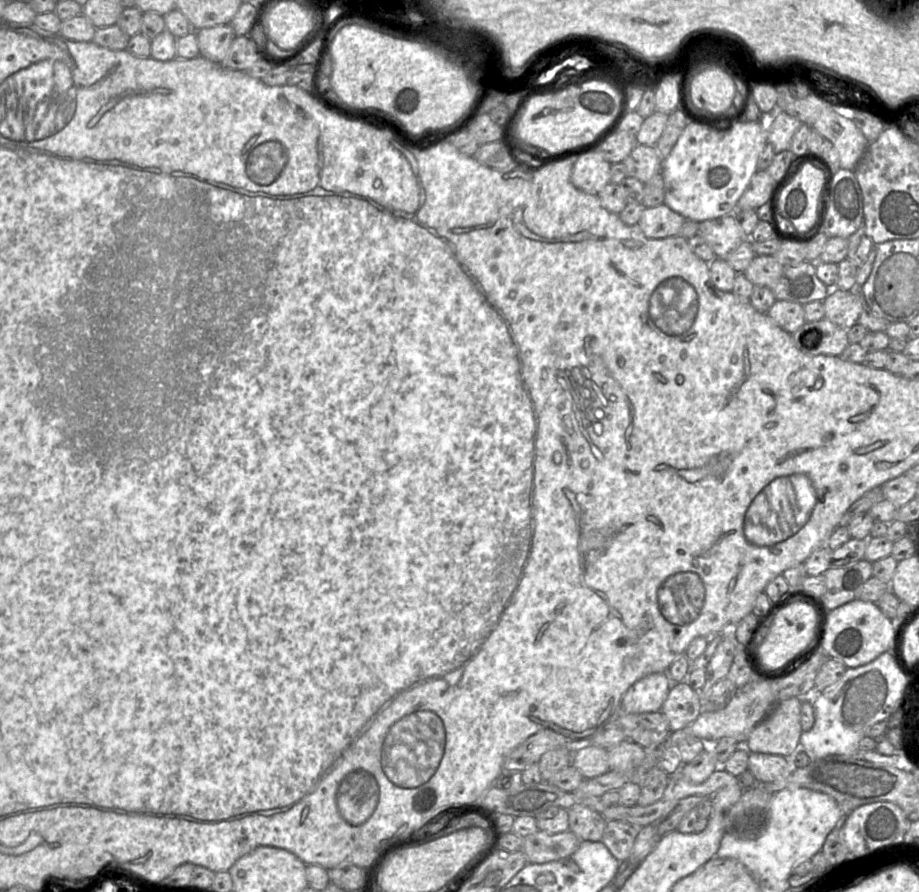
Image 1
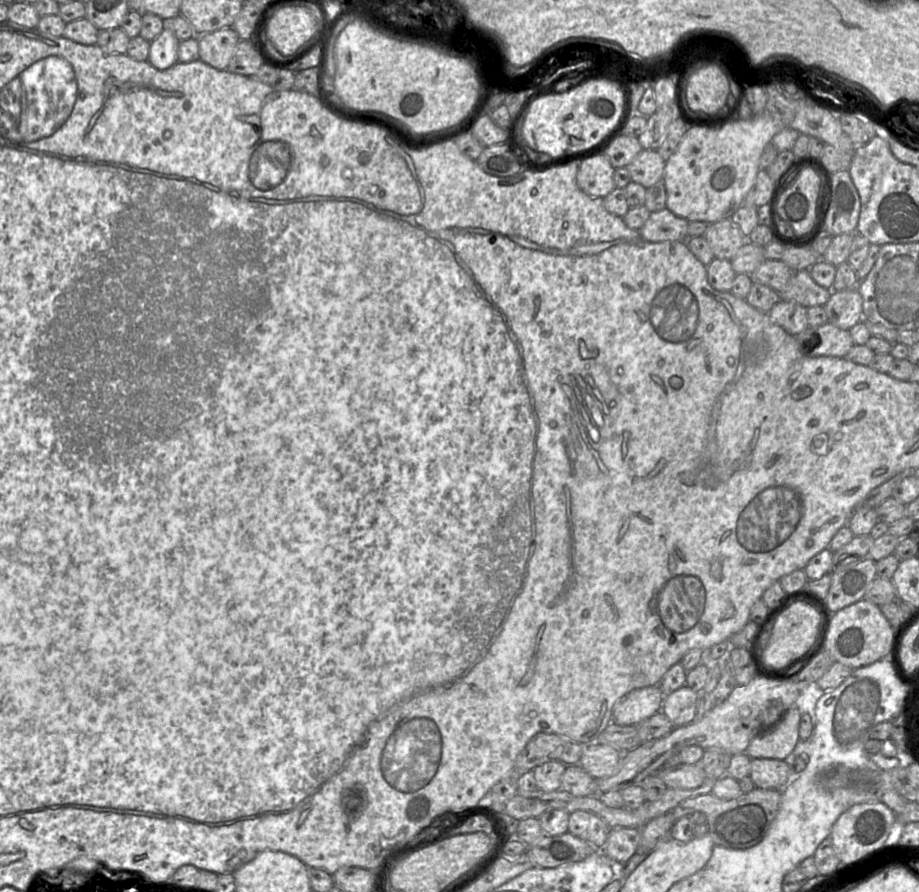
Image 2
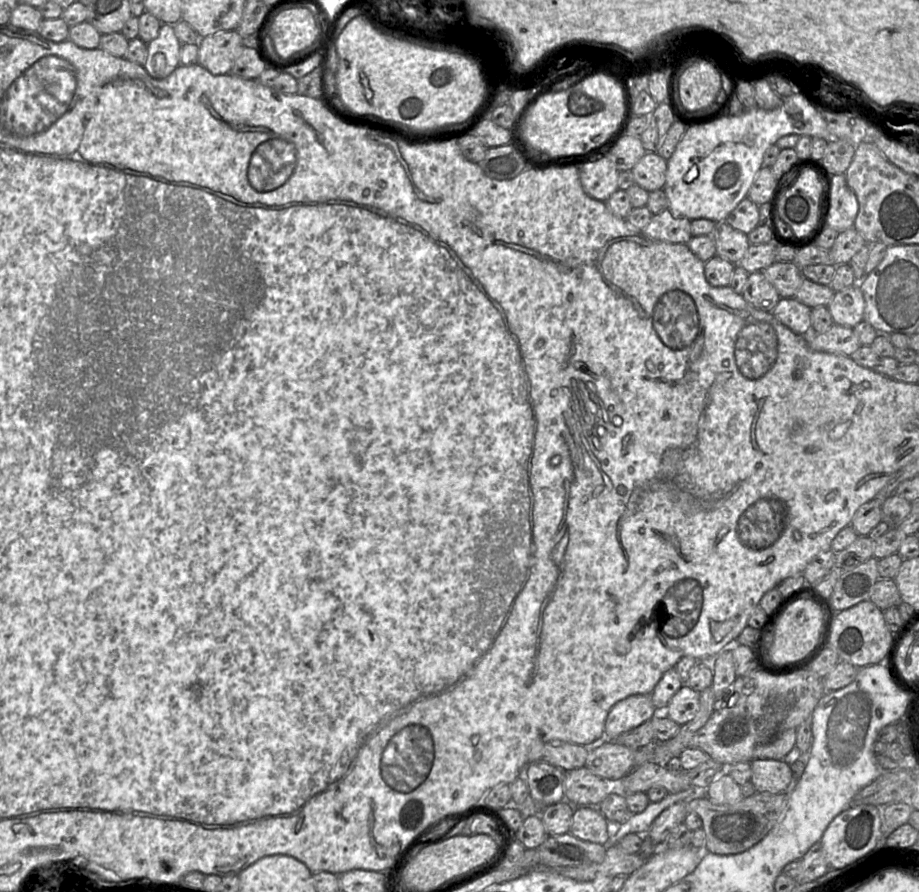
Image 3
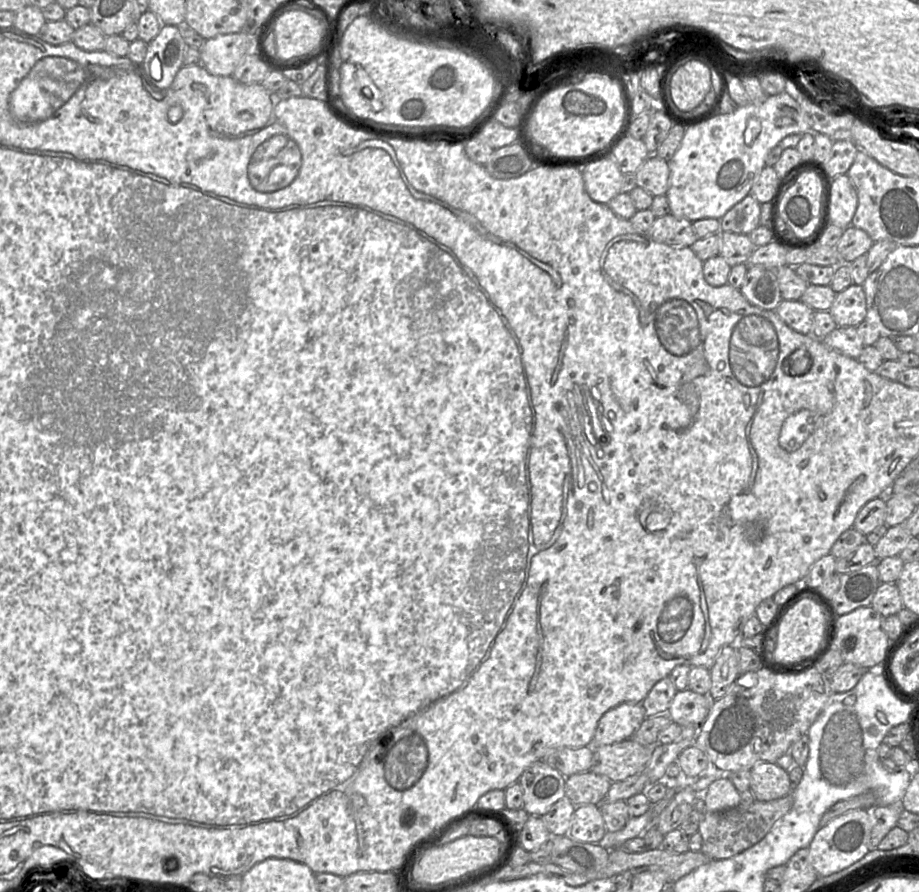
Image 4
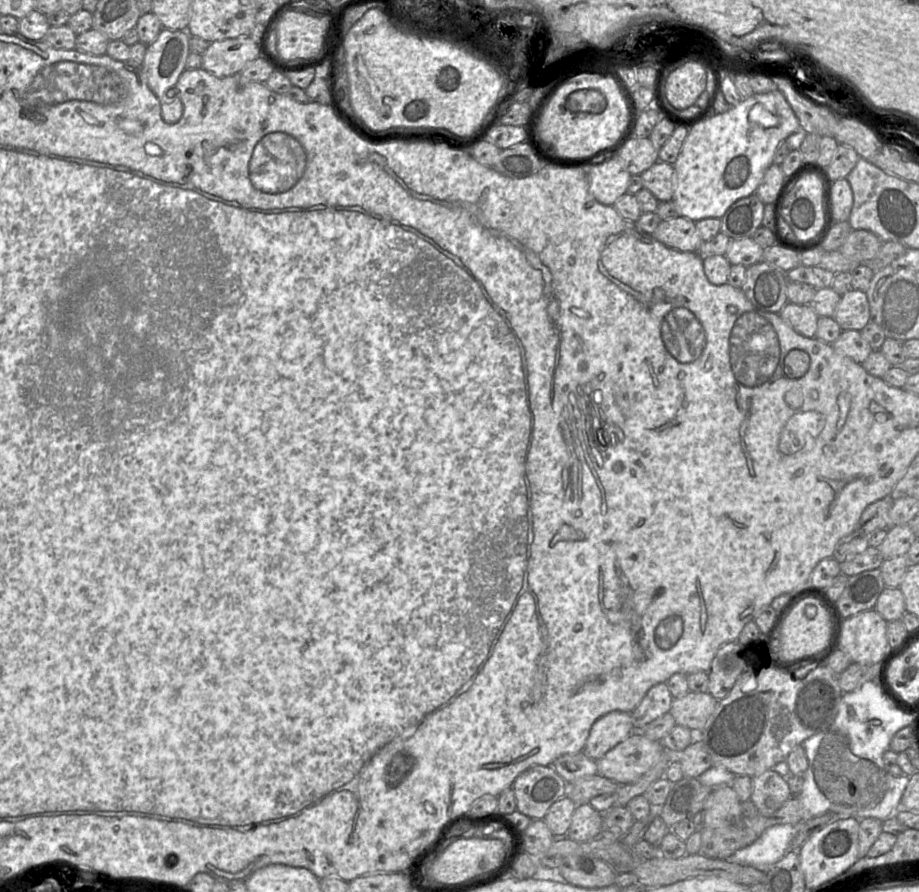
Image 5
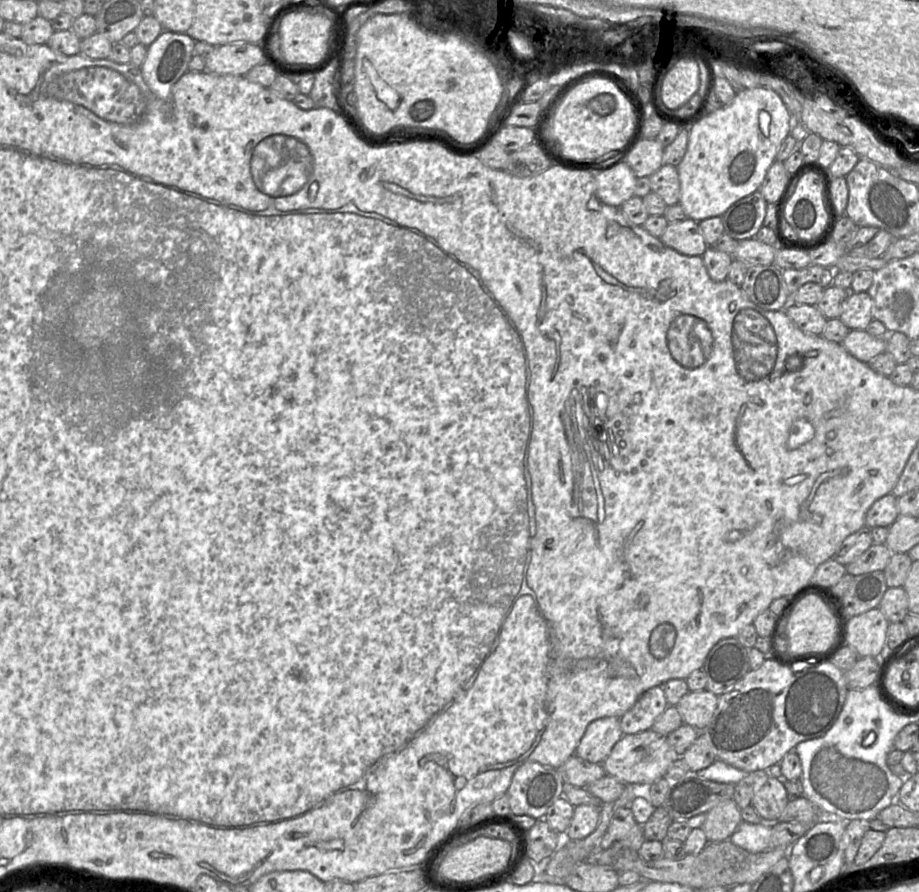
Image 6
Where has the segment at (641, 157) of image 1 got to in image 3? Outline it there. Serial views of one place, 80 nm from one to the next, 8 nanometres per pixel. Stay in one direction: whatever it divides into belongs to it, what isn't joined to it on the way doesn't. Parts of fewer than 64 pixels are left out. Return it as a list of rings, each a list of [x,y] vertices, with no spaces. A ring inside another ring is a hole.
[[[646,152],[631,169],[635,183],[649,192],[663,189],[666,170],[667,160],[657,152]]]

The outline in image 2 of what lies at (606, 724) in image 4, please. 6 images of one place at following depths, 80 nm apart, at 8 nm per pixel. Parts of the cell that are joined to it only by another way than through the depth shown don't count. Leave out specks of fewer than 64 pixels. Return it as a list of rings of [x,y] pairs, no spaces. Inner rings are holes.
[[[659,685],[634,689],[614,704],[612,722],[621,726],[636,725],[659,712],[664,697]]]

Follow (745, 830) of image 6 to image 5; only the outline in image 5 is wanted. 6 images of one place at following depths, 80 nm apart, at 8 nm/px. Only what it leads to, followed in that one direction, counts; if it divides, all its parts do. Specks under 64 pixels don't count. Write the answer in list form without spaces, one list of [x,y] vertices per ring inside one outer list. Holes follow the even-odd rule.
[[[778,824],[766,829],[752,844],[737,850],[730,859],[740,865],[750,865],[766,871],[791,849],[791,841],[796,835],[796,827]]]

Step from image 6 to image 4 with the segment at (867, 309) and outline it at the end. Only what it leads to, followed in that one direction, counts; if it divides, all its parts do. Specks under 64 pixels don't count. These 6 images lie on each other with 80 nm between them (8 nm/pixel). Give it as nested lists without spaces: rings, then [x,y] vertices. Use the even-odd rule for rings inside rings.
[[[852,284],[837,293],[828,311],[837,327],[858,326],[867,314],[866,296],[862,285]]]

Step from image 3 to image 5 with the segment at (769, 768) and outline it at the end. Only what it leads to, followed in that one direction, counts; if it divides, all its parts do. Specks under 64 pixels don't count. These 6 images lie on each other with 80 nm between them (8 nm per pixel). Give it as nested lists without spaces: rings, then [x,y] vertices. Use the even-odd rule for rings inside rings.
[[[773,769],[753,778],[751,801],[759,813],[774,814],[790,798],[790,789],[786,779]]]

